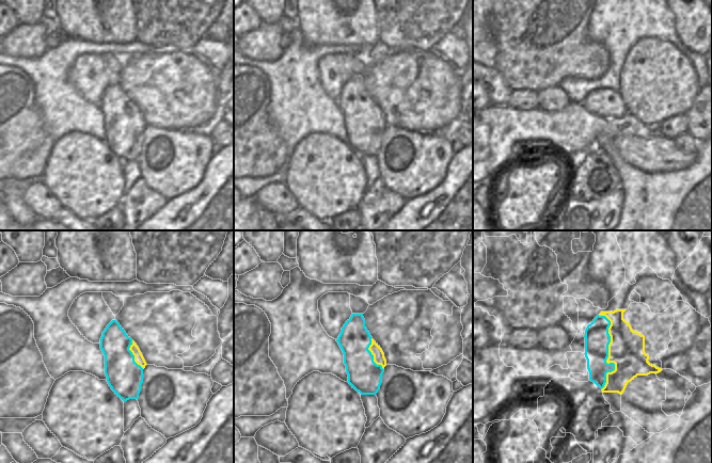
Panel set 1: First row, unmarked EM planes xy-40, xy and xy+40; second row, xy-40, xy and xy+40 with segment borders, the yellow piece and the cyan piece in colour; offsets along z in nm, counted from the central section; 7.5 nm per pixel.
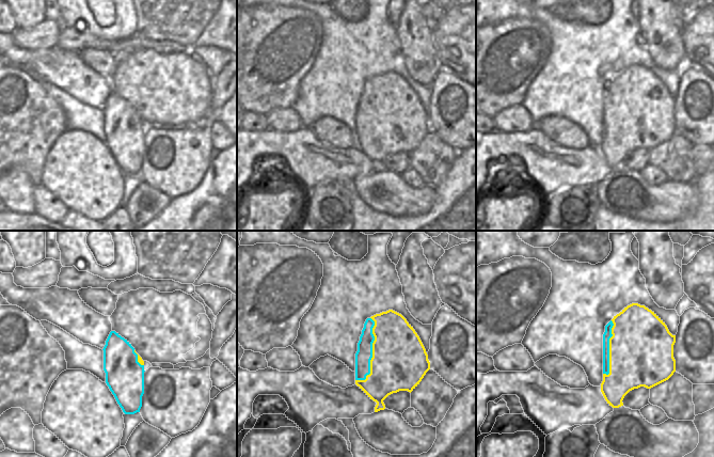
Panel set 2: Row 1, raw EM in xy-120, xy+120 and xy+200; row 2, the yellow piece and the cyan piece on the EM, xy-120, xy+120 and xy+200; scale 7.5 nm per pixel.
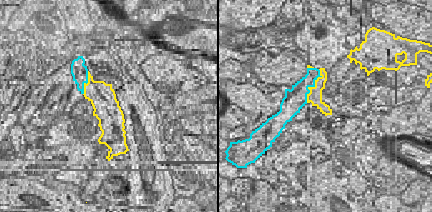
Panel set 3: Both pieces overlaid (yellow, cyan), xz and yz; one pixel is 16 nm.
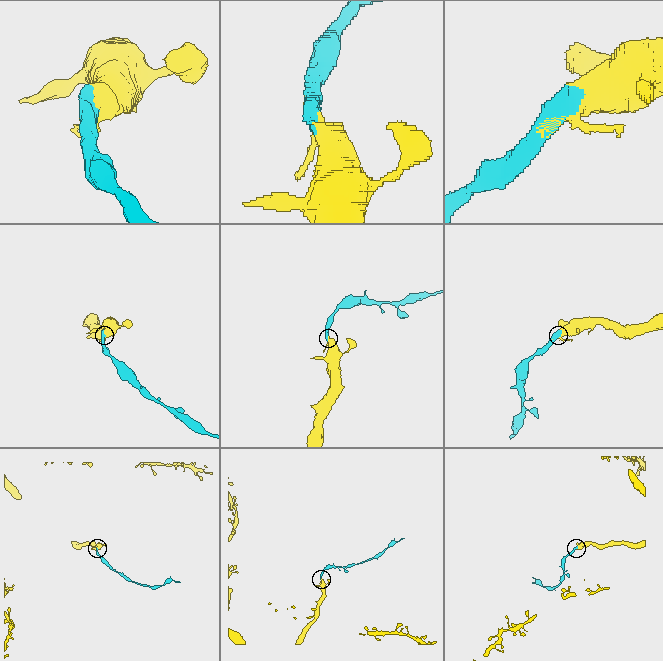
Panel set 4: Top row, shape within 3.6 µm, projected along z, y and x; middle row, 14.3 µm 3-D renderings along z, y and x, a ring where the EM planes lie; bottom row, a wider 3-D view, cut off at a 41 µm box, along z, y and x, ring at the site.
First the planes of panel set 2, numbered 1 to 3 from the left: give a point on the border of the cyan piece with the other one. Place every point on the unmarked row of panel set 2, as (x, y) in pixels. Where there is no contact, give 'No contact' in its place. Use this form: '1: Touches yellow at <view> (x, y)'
1: Touches yellow at xy-120 (138, 120)
2: Touches yellow at xy+120 (373, 113)
3: Touches yellow at xy+200 (609, 109).

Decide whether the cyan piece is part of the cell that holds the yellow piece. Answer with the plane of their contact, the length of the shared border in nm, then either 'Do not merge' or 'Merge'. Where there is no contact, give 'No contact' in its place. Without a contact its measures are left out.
Touches yellow in xy+40. Shared border 550 nm. Do not merge.

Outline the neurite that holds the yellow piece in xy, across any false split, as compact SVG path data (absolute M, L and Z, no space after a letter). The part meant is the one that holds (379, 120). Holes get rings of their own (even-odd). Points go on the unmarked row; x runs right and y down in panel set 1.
M371 99L371 106L369 107L368 111L371 113L374 116L374 123L377 126L381 126L382 129L386 127L386 121L384 118L384 114L380 107Z

